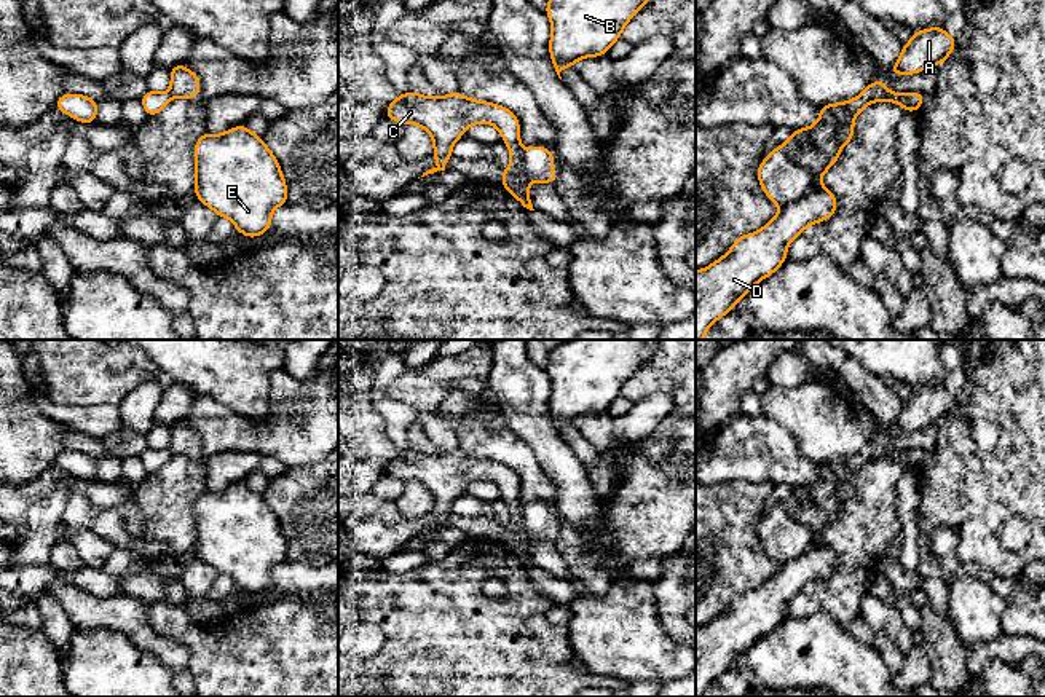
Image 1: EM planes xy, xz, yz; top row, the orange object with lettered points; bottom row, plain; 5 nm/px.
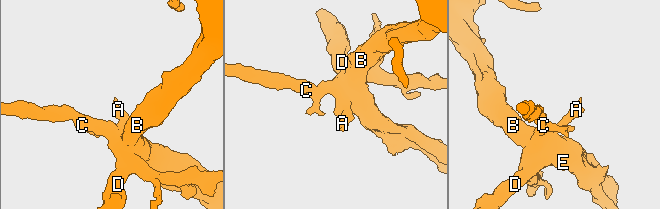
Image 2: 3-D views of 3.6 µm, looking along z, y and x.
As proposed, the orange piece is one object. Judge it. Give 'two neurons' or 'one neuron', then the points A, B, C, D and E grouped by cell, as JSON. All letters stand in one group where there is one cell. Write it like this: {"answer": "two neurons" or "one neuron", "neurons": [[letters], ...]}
{"answer": "two neurons", "neurons": [["A", "B", "D", "E"], ["C"]]}

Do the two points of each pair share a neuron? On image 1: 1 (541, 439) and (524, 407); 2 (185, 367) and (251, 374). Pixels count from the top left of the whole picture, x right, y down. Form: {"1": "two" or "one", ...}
{"1": "one", "2": "one"}

